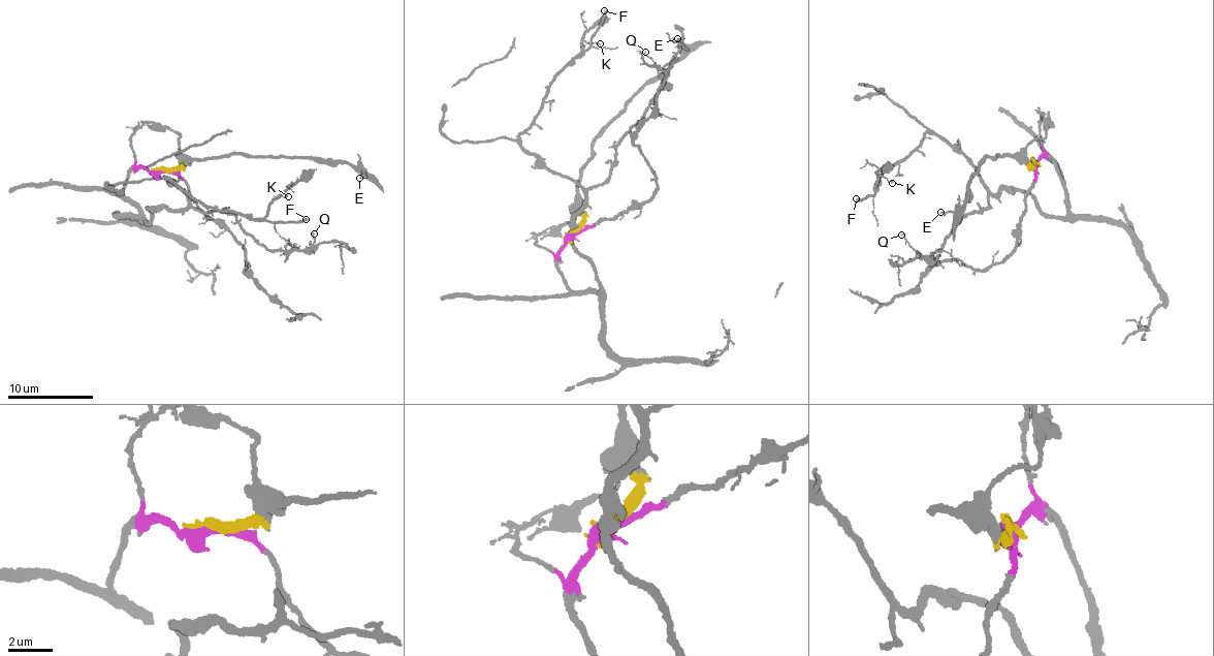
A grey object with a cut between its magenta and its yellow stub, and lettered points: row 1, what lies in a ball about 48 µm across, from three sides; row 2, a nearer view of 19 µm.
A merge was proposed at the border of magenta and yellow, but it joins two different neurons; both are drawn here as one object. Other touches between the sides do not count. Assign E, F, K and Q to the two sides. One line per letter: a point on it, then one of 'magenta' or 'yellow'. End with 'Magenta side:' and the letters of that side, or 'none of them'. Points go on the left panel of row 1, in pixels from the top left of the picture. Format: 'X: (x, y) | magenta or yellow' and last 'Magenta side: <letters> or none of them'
E: (359, 178) | yellow
F: (306, 219) | magenta
K: (288, 196) | magenta
Q: (314, 233) | magenta
Magenta side: F, K, Q

